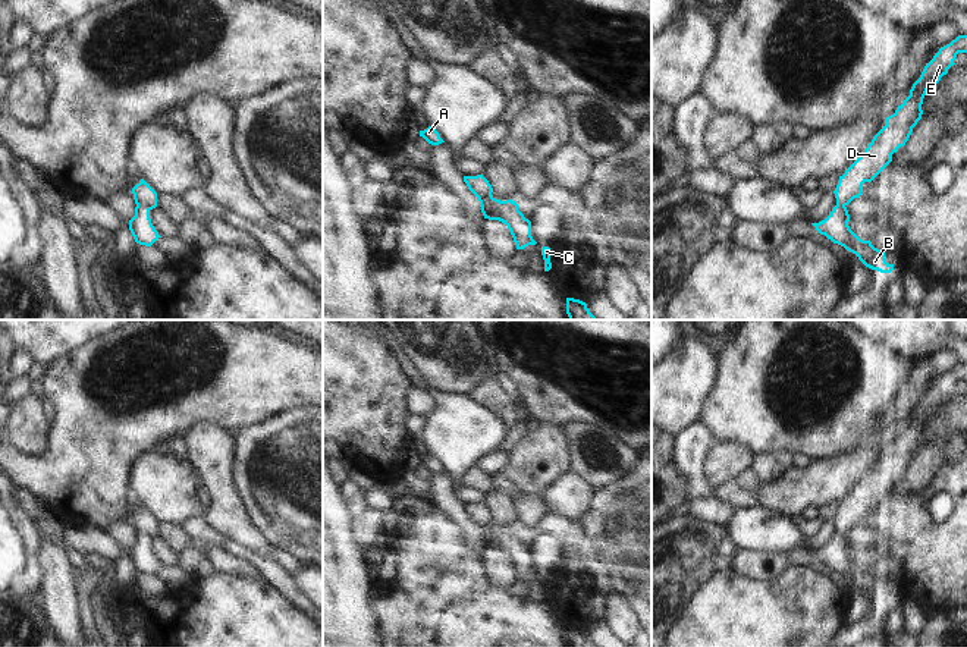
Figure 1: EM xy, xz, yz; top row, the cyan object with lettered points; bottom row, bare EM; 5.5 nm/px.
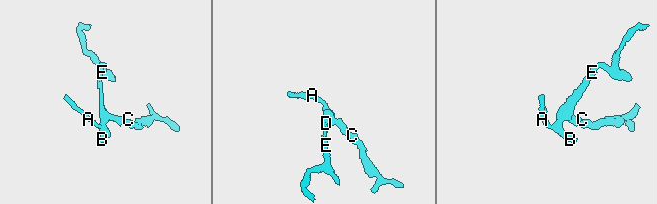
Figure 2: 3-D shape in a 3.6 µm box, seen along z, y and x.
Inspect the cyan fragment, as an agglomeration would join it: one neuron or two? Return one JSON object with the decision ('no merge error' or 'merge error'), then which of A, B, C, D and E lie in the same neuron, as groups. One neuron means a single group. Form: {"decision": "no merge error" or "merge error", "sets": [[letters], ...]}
{"decision": "no merge error", "sets": [["A", "B", "C", "D", "E"]]}

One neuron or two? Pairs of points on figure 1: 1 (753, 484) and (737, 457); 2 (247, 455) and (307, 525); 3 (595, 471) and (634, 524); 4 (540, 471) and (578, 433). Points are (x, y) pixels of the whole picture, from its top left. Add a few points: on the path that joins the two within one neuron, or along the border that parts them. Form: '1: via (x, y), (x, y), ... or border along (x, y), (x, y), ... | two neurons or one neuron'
1: border along (752, 467), (735, 477) | two neurons
2: via (261, 473), (261, 477), (292, 508) | one neuron
3: border along (634, 465), (618, 479), (593, 490) | two neurons
4: border along (558, 426), (565, 440), (568, 470) | two neurons

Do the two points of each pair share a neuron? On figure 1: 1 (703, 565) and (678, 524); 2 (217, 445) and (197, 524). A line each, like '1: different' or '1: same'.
1: same
2: different

